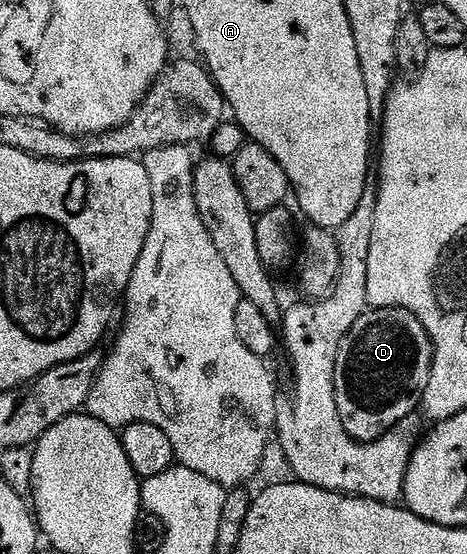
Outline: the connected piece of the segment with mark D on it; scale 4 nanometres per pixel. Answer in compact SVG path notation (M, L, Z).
M370 308L355 323L355 327L351 327L351 331L341 340L341 346L337 352L337 366L335 367L335 403L339 407L339 419L343 423L343 427L357 441L374 441L379 439L384 433L389 433L391 427L395 427L403 419L414 416L418 412L419 406L422 404L425 388L427 387L427 379L431 379L431 367L433 366L433 344L427 335L427 331L423 327L423 323L419 323L419 319L415 315L411 315L411 311L406 309L375 309Z

